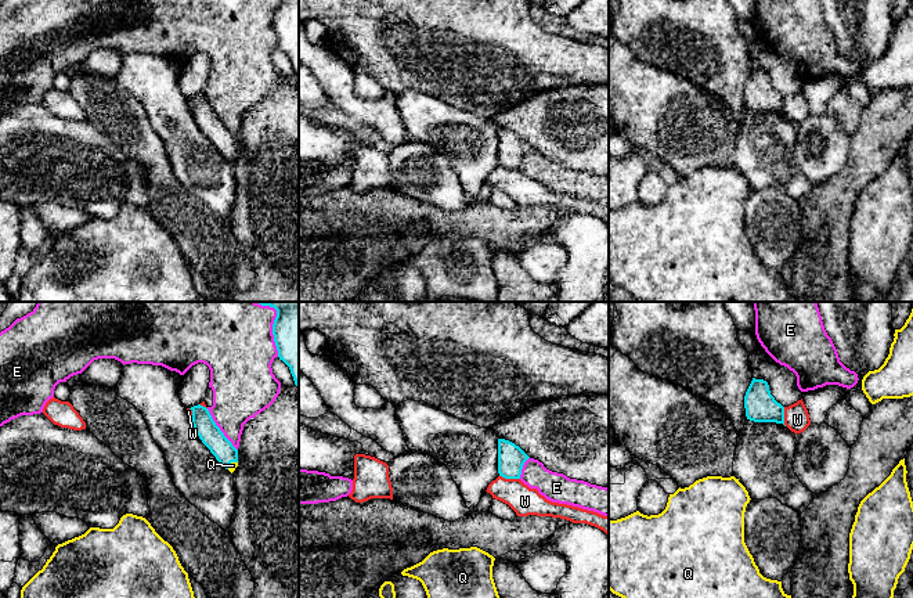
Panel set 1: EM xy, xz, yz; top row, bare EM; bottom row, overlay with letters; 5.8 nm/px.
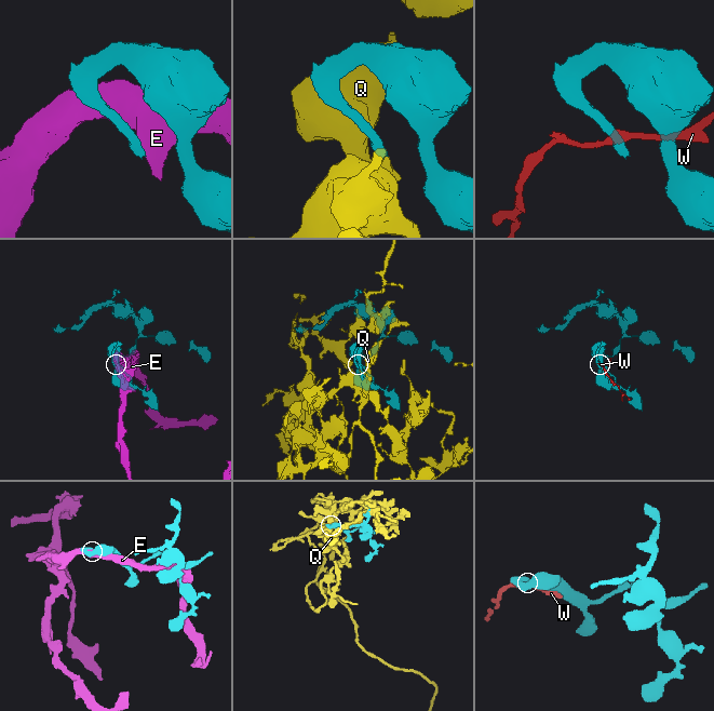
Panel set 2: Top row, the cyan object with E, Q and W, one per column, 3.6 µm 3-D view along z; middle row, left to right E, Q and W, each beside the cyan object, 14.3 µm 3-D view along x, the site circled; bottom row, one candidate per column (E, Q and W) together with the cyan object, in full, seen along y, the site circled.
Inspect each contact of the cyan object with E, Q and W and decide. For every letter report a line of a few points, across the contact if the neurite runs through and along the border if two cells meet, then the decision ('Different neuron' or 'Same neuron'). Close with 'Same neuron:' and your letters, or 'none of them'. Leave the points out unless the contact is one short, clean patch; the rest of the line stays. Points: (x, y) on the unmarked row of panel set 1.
E: Different neuron
Q: Same neuron
W: Line: xz (500, 165), (508, 169), (519, 169). Different neuron
Same neuron: Q

